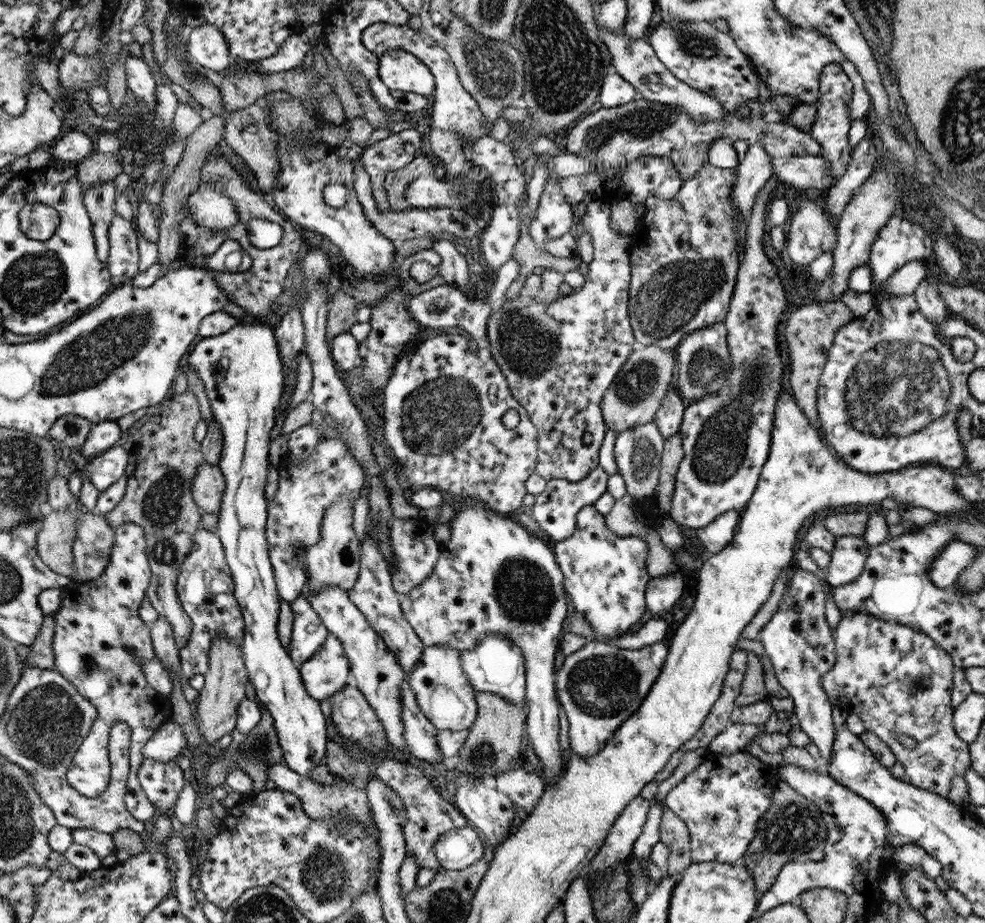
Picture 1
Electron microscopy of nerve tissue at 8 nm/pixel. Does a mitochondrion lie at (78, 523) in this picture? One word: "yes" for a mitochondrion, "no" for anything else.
no

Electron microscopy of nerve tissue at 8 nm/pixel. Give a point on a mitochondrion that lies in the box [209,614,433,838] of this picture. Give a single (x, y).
(257, 751)

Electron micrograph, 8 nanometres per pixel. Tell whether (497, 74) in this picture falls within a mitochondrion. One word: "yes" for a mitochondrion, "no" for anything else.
yes

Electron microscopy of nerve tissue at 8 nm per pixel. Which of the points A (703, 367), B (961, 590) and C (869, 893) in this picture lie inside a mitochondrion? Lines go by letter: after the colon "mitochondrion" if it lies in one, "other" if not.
A: mitochondrion
B: other
C: other

